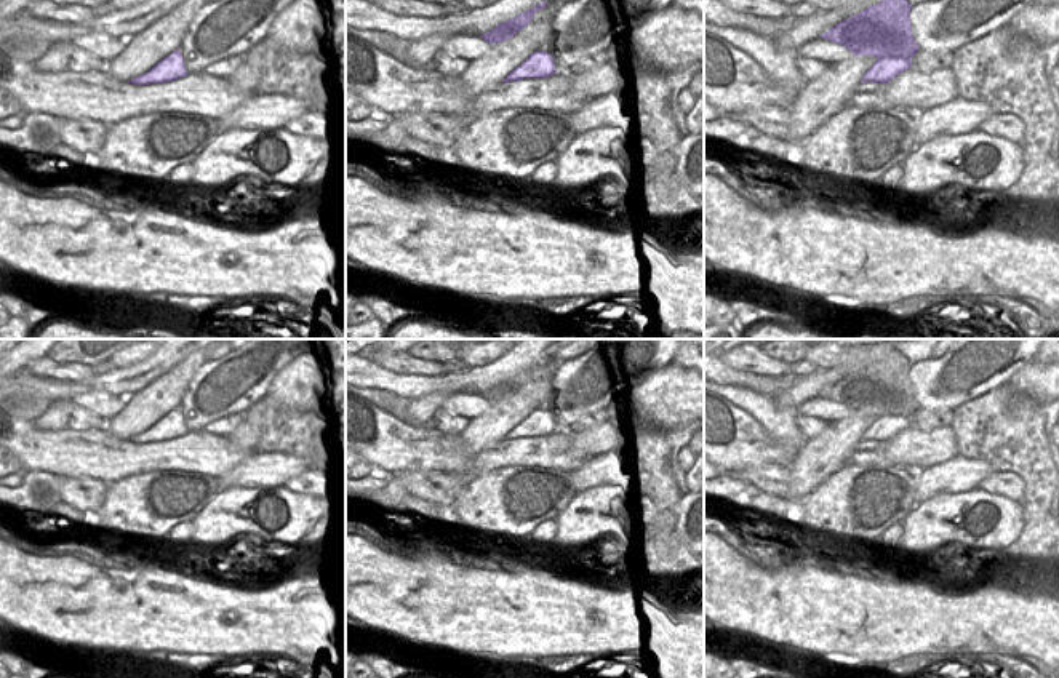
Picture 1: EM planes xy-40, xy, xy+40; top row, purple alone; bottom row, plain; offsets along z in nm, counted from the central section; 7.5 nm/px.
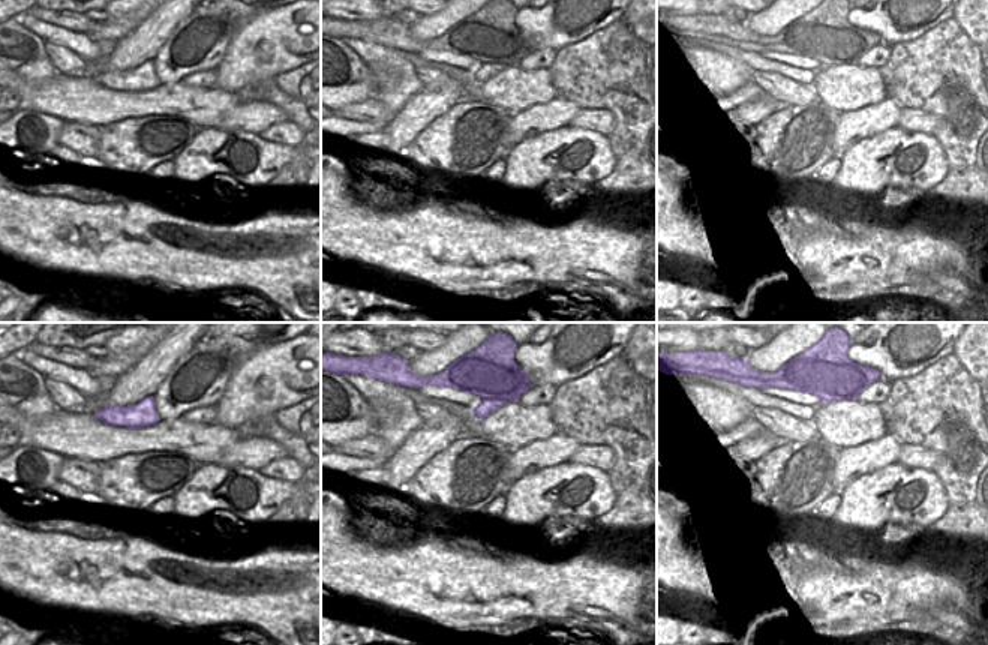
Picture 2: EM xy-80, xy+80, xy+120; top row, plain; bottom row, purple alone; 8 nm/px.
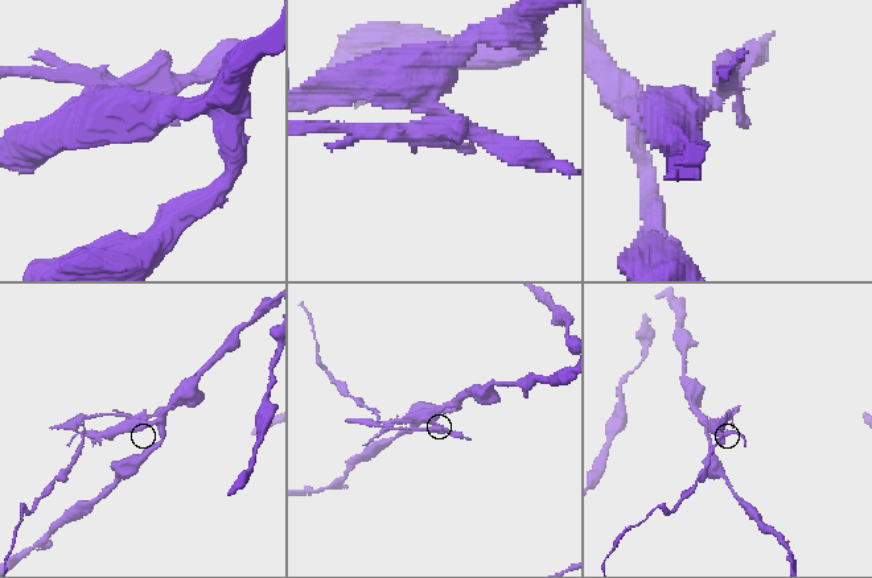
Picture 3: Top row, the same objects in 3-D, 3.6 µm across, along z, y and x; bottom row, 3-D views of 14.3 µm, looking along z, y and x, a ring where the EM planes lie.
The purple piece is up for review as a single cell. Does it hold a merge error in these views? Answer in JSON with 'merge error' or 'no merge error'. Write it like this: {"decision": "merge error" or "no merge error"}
{"decision": "no merge error"}

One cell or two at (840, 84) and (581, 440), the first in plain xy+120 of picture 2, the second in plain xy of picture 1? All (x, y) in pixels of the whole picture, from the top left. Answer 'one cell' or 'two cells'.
one cell

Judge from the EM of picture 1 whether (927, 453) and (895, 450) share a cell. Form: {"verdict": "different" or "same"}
{"verdict": "same"}

